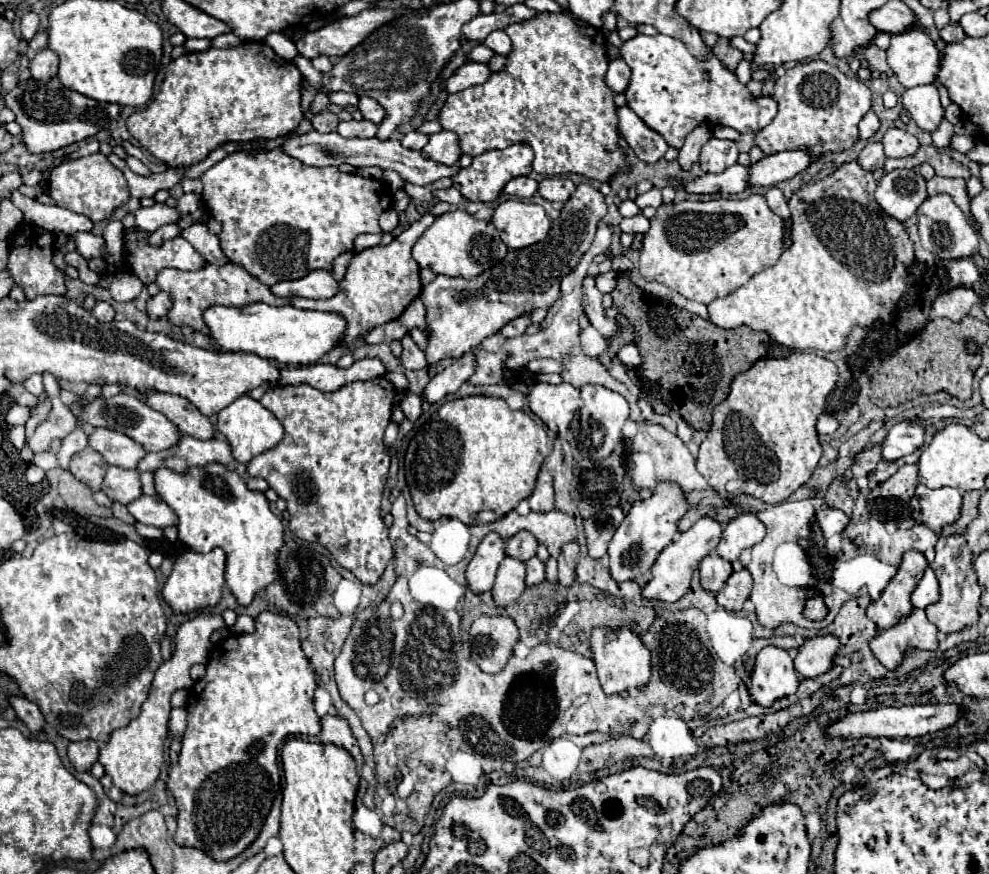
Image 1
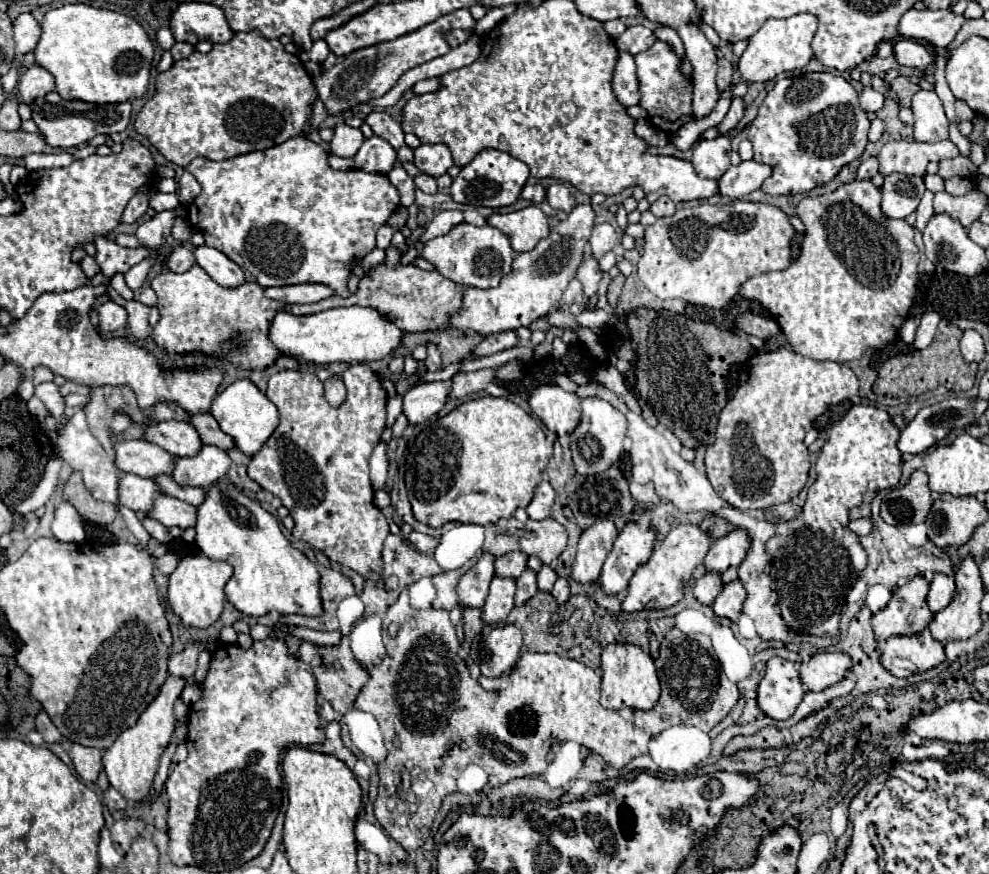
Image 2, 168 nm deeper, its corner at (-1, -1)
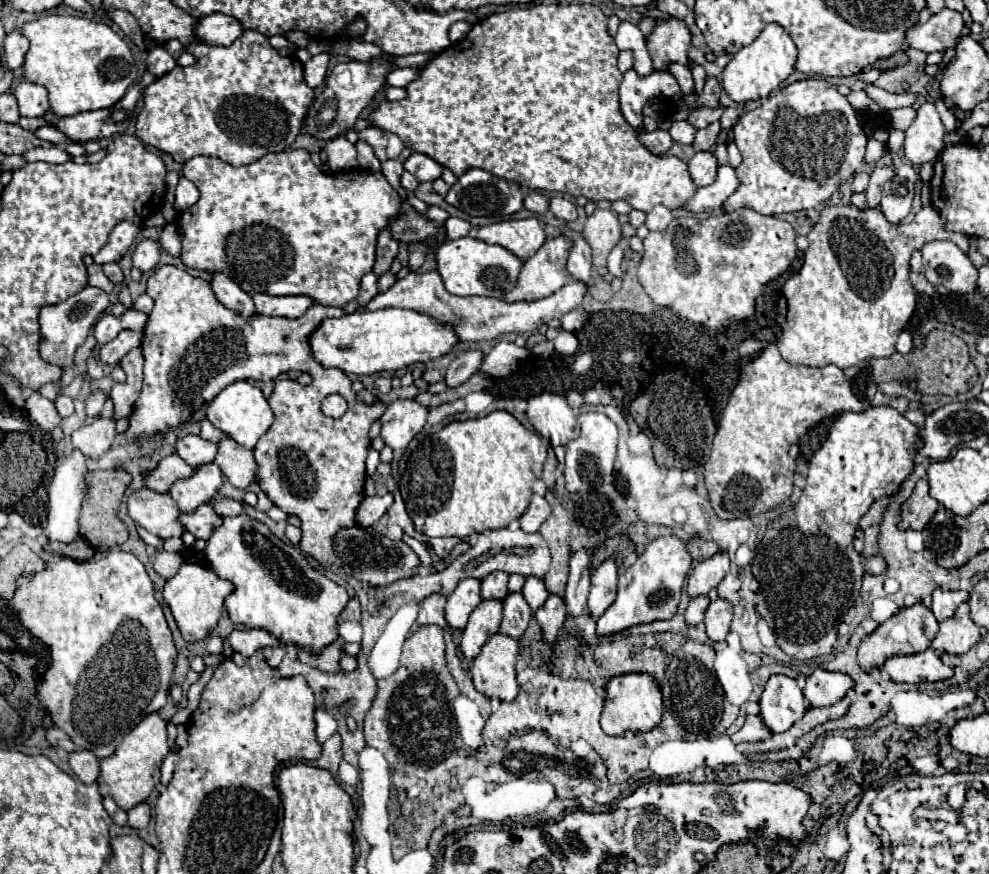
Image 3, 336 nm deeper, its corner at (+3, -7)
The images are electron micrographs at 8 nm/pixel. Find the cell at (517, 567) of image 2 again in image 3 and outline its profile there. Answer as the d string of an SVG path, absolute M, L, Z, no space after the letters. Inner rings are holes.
M503 571L491 573L481 581L481 597L483 599L499 599L503 601L507 597L507 579L509 575Z

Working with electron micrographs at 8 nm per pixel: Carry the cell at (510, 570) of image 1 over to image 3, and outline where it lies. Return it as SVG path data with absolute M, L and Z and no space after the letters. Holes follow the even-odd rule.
M495 599L481 601L479 607L471 613L469 623L461 637L461 651L467 661L475 659L481 653L481 647L485 645L485 641L489 641L489 637L499 633L501 615L503 615L501 601L495 601Z

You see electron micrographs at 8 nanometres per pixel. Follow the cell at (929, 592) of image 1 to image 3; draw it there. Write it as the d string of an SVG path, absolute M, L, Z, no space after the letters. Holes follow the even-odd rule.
M935 589L933 591L931 611L933 611L937 621L945 621L945 619L953 617L957 607L961 603L965 603L965 601L969 601L969 593L967 591L943 591L943 589Z

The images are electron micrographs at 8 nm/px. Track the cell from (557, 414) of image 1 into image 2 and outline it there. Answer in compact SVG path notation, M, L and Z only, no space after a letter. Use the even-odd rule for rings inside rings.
M541 385L533 391L533 395L529 397L529 407L533 411L533 415L537 415L543 425L549 431L555 431L559 437L567 437L573 433L573 429L579 425L581 419L581 399L575 393L567 393L557 385Z

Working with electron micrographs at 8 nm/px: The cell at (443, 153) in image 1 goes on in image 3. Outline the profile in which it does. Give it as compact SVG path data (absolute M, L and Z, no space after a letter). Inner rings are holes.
M411 153L411 157L403 163L403 167L409 173L413 173L415 179L421 181L421 183L423 181L435 181L435 179L439 179L441 171L443 171L443 167L437 161L433 161L427 155L421 155L421 153Z

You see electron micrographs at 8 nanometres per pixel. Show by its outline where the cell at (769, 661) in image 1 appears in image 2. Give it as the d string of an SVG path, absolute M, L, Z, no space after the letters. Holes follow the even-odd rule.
M771 657L765 675L757 687L757 703L761 711L777 721L789 719L803 699L803 685L795 663Z

